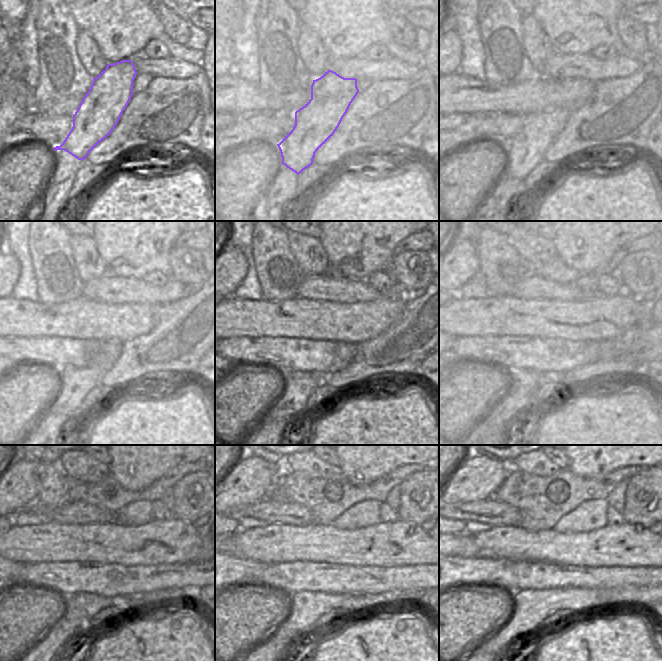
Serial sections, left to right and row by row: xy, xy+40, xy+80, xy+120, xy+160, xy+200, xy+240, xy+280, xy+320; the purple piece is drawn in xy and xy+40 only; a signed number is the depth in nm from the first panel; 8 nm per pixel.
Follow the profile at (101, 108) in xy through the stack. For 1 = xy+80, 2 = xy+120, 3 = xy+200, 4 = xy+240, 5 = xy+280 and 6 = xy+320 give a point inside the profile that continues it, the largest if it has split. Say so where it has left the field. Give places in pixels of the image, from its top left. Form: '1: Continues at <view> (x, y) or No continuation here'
1: Continues at xy+80 (527, 149)
2: Continues at xy+120 (75, 383)
3: Continues at xy+200 (499, 419)
4: Continues at xy+240 (48, 648)
5: Continues at xy+280 (271, 648)
6: Continues at xy+320 (487, 648)

